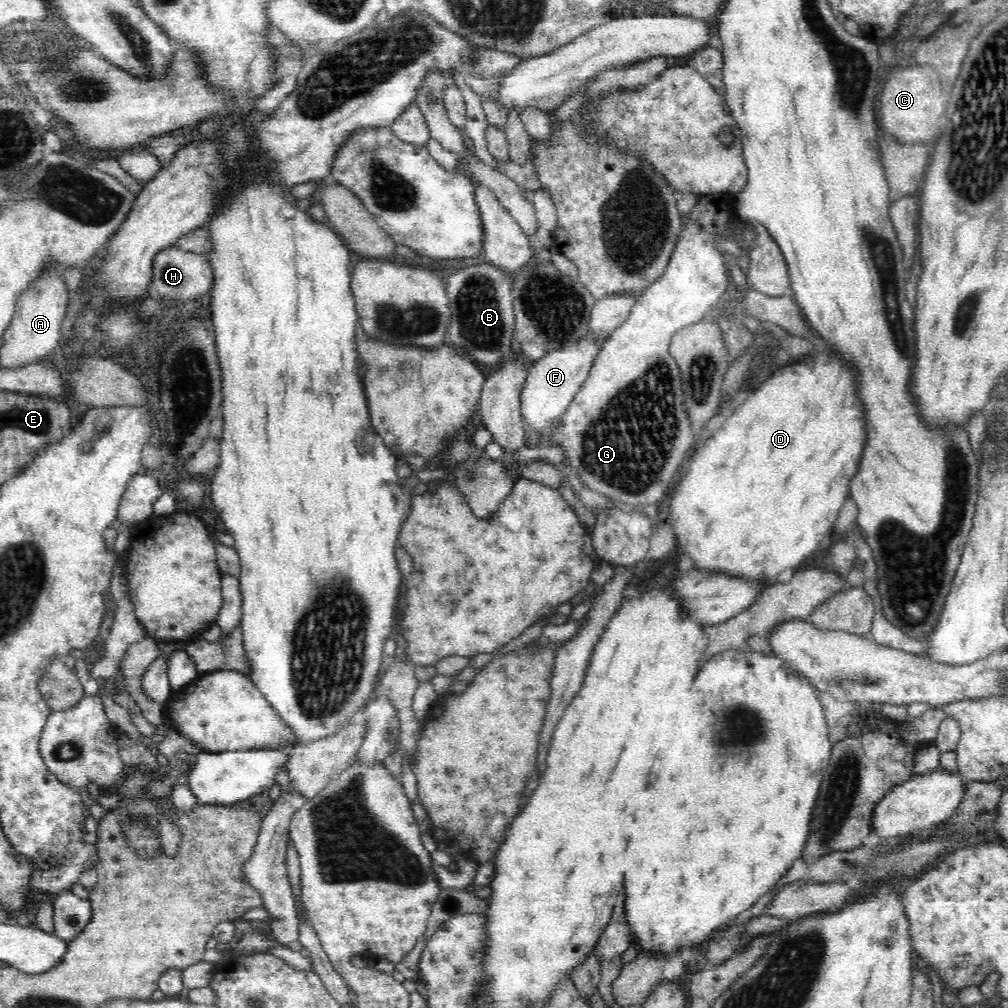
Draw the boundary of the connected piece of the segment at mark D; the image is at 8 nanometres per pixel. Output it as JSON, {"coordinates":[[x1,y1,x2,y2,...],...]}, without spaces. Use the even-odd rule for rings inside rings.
{"coordinates":[[816,356,802,360,798,364,790,364,780,370,780,378,766,380,754,394,748,394,746,402,734,410,732,418,726,420,726,424,712,436,704,436,705,443,698,444,693,449,693,456,685,475,680,482,671,486,668,491,670,504,668,504,668,522,670,522,672,534,674,534,675,547,682,546,678,553,690,552,690,560,698,564,700,571,708,571,709,574,722,574,729,578,750,578,750,580,770,580,782,582,784,577,800,566,820,546,822,539,830,534,834,520,838,518,840,508,844,500,850,496,849,486,852,476,858,472,860,456,866,443,866,427,864,427,864,413,862,405,857,397,856,385,851,368,845,368,845,363,836,360,834,356]]}

